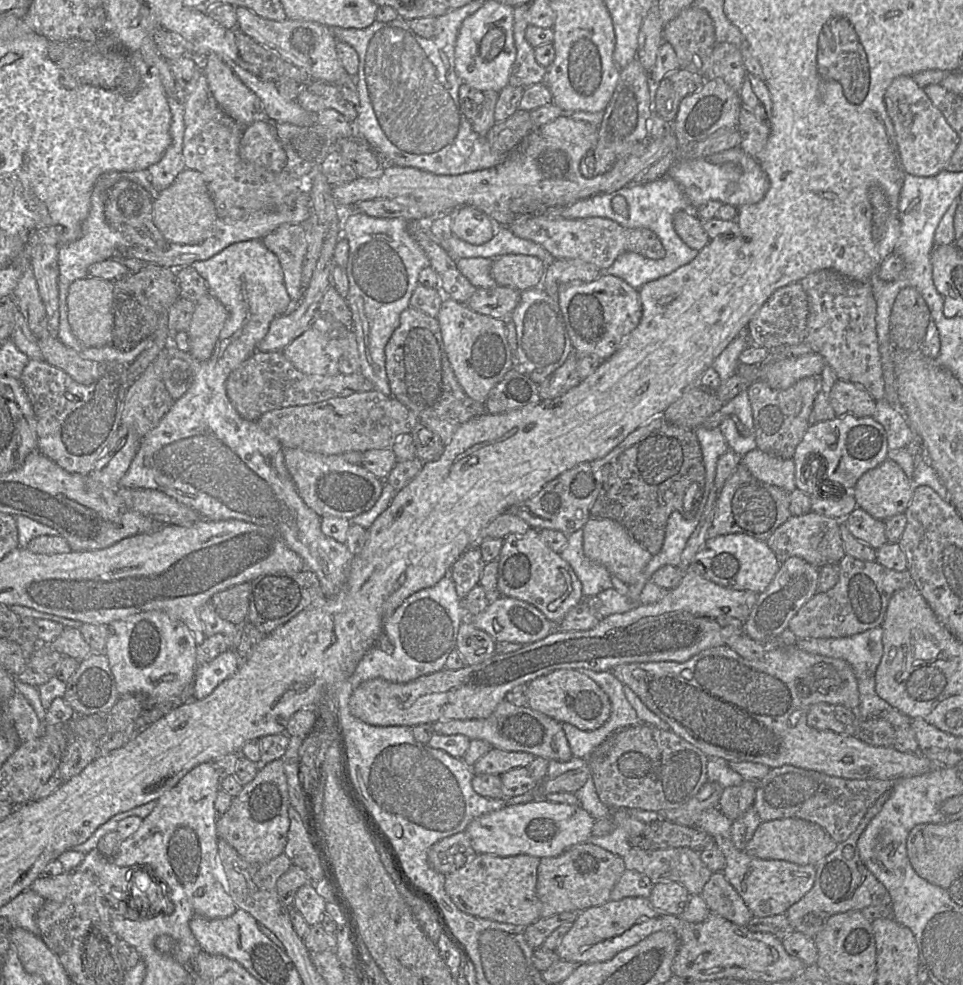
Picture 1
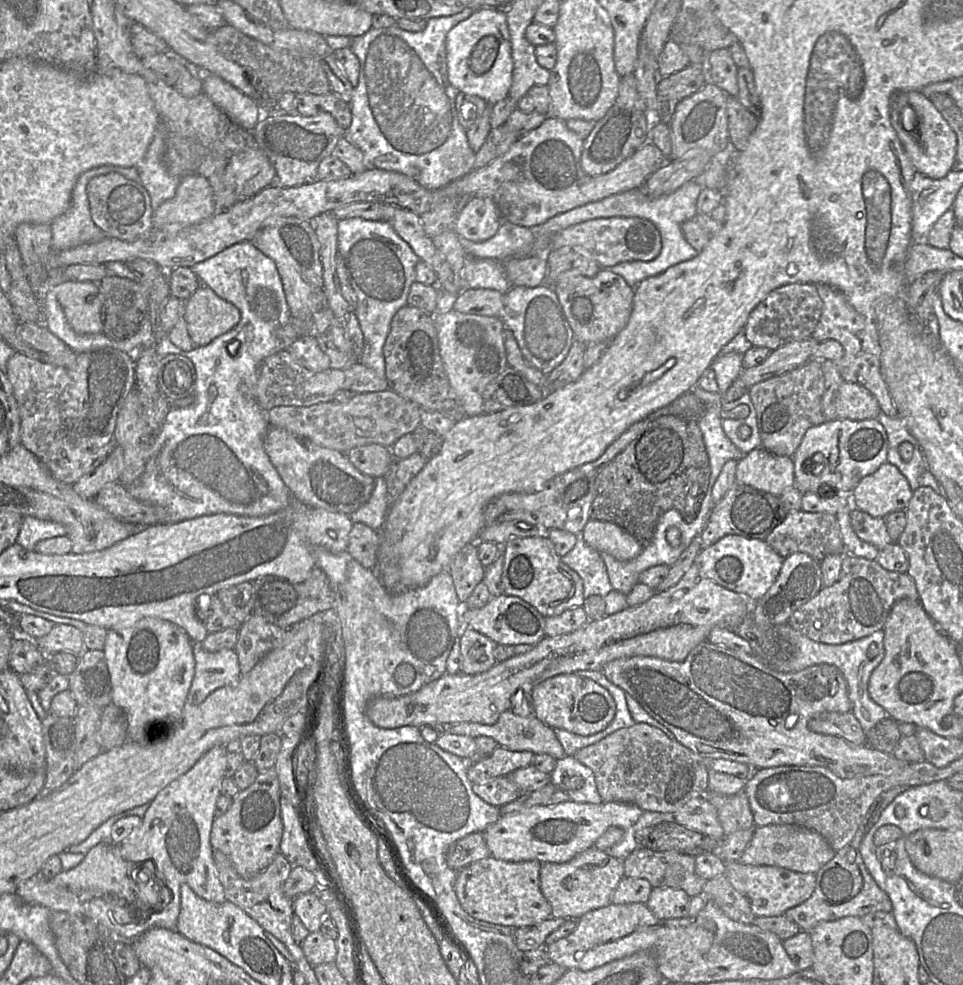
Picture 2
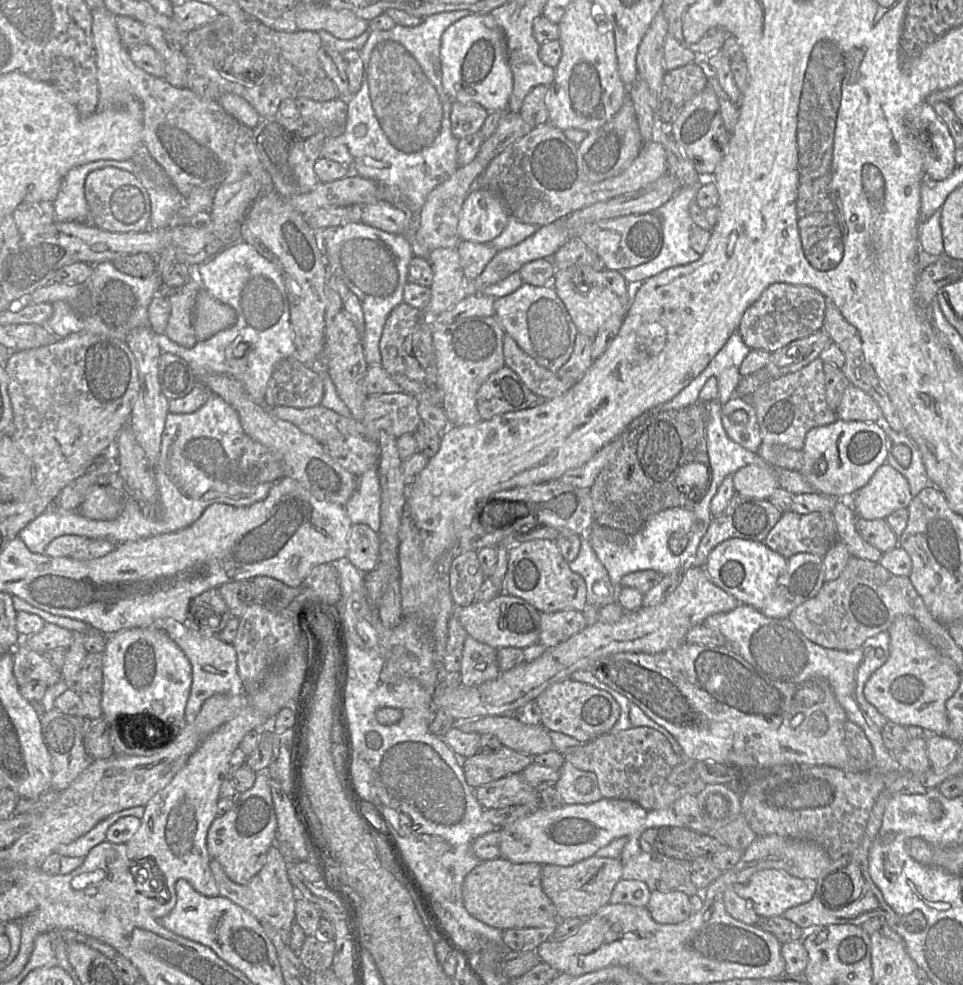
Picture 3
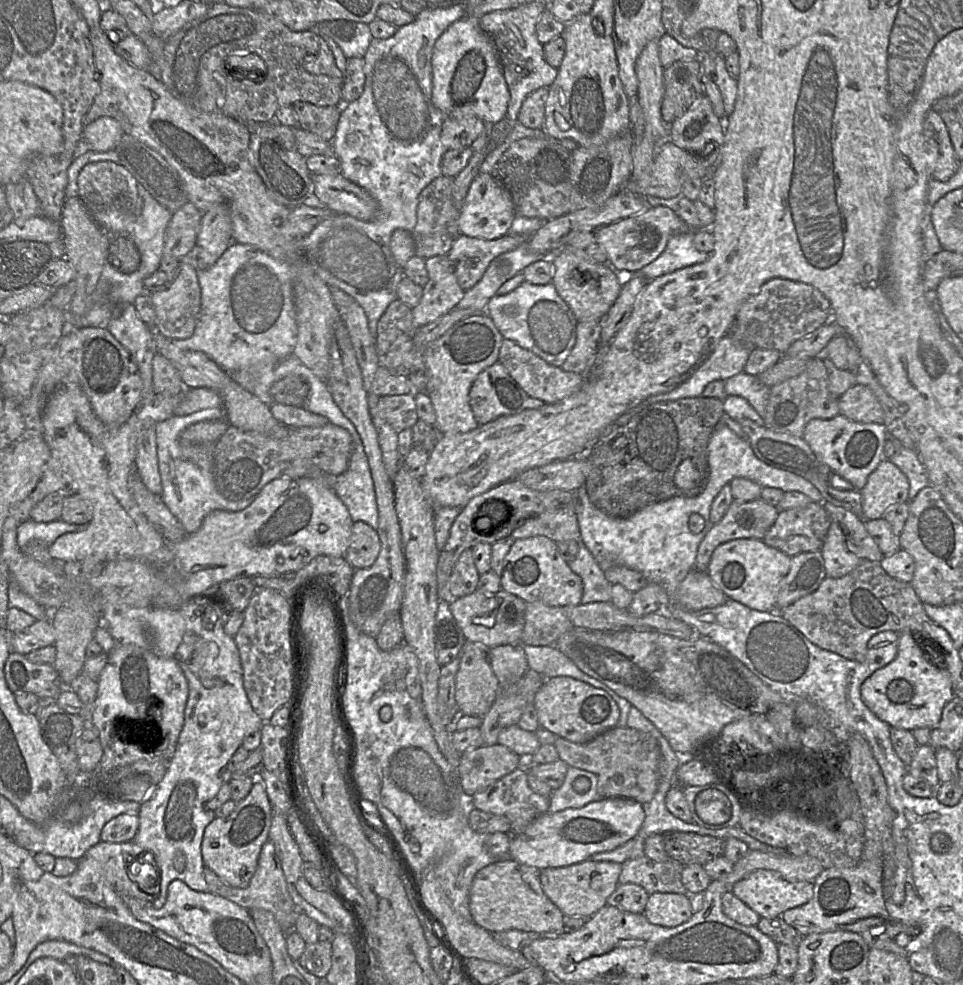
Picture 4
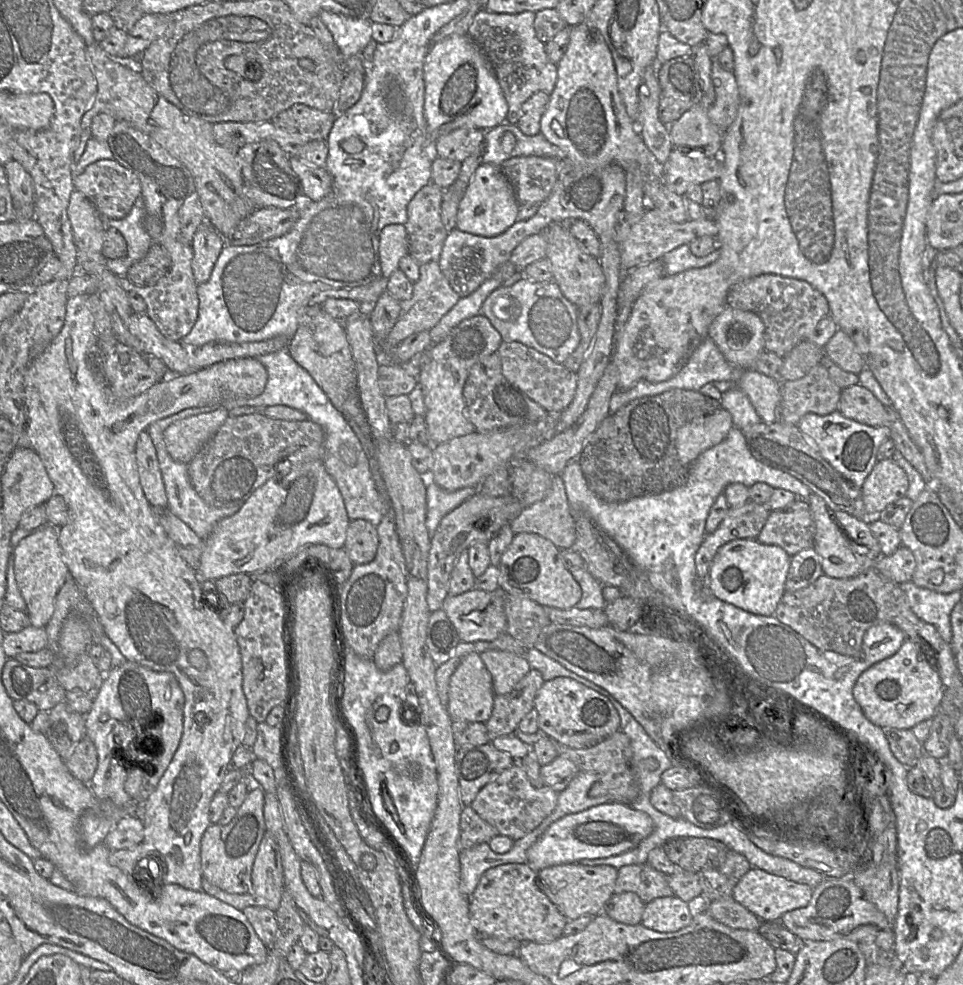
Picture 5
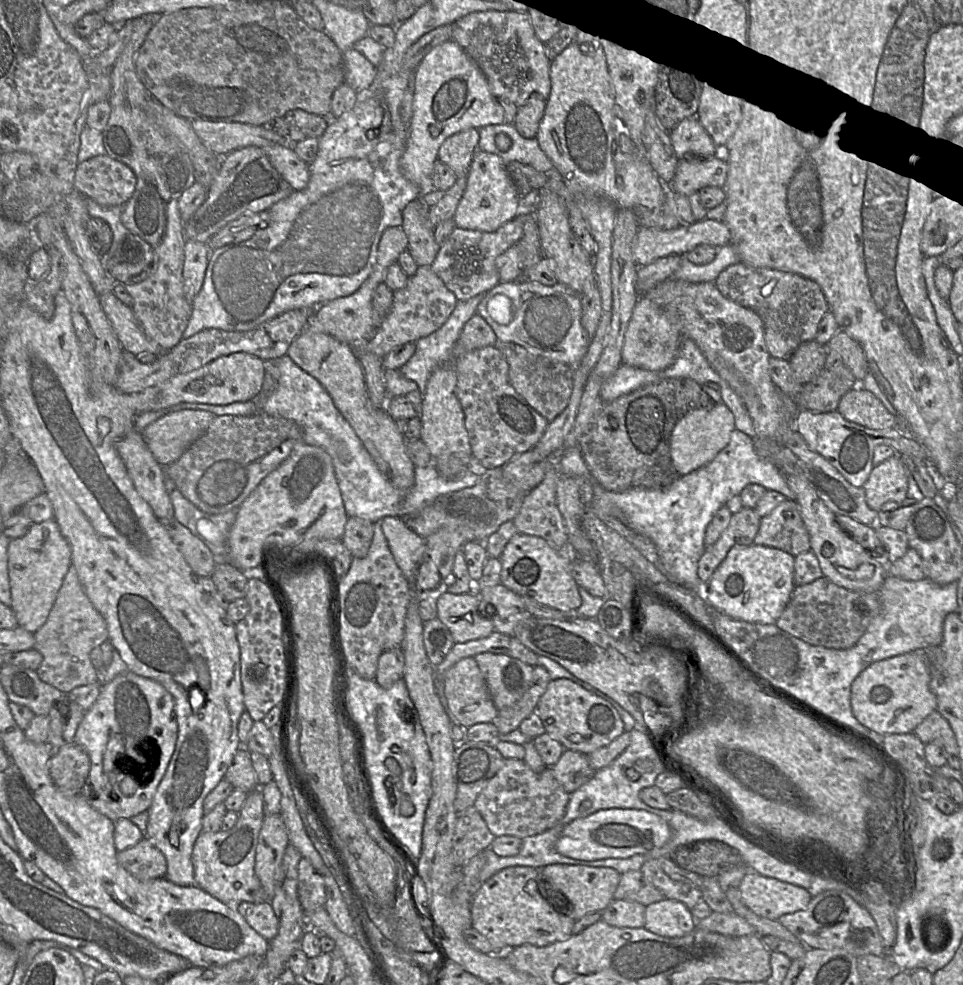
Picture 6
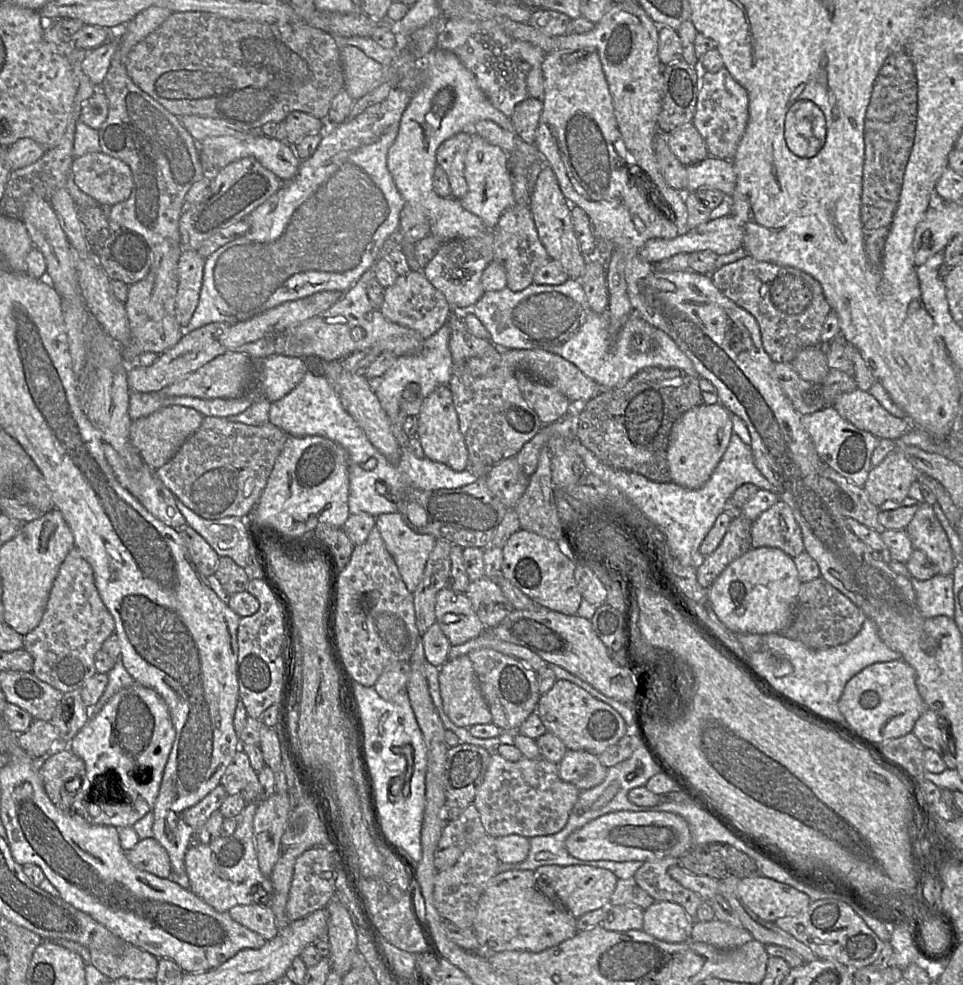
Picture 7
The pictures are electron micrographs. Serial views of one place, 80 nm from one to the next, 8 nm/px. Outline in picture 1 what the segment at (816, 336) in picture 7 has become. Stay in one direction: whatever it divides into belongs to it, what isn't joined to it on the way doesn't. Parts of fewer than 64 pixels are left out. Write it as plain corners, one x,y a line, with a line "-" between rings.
800,282
778,288
754,314
747,326
750,345
777,349
785,345
799,344
808,334
809,304
807,294

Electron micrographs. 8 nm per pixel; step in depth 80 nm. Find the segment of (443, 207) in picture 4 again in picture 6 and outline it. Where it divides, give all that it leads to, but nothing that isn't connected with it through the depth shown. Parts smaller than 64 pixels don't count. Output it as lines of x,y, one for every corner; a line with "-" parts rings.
419,198
405,206
401,227
408,239
407,251
417,266
431,265
440,245
435,241
434,226

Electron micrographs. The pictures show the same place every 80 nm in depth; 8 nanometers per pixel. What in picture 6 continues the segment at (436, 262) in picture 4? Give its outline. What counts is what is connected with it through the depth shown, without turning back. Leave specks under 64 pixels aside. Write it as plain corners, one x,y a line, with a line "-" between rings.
430,265
419,266
417,272
408,277
404,288
393,291
392,306
364,350
382,358
397,346
430,335
446,322
457,302
456,296

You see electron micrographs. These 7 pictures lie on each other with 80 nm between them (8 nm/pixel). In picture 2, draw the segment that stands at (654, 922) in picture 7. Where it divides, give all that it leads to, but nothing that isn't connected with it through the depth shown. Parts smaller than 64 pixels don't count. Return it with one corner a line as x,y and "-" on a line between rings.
656,887
652,889
646,905
659,919
684,918
688,916
690,899
682,889

